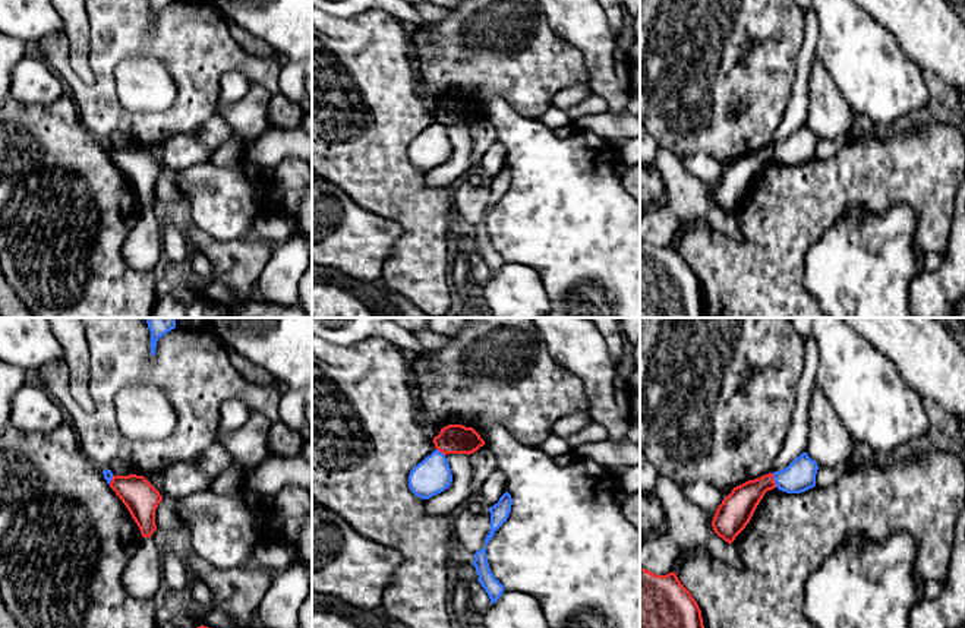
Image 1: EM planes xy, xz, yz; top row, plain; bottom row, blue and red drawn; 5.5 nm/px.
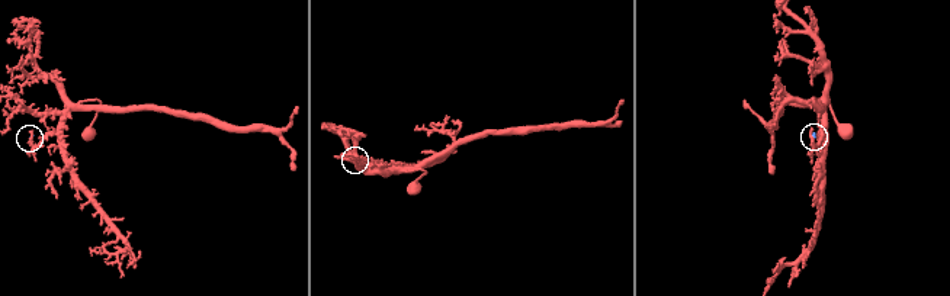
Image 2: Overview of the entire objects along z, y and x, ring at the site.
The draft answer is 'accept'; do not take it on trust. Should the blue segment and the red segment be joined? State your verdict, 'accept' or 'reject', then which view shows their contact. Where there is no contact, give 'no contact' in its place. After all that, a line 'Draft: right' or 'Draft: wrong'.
reject; contact in yz
Draft: wrong

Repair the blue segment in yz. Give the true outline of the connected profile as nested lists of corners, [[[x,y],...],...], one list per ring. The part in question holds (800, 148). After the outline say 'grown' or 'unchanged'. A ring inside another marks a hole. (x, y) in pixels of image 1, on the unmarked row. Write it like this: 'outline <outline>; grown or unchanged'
outline [[[802,124],[786,141],[773,145],[776,160],[786,165],[801,165],[816,158],[819,138]]]; unchanged

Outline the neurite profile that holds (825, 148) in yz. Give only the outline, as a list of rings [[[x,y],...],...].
[[[819,139],[816,146],[816,158],[824,160],[833,157],[848,139]]]

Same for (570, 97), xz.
[[[573,85],[564,88],[552,98],[552,108],[558,108],[567,113],[570,108],[578,105],[590,95],[592,89],[586,85]]]

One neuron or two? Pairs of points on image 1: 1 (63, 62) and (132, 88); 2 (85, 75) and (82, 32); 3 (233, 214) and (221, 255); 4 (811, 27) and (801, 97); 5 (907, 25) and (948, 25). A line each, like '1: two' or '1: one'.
1: two
2: one
3: two
4: one
5: one

